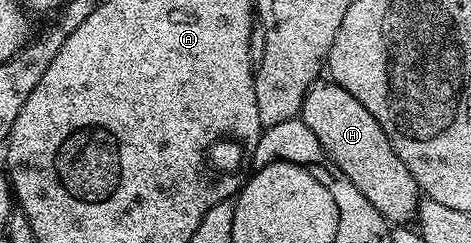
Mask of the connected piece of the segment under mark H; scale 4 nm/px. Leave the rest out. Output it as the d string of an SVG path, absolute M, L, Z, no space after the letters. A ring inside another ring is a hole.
M330 79L312 85L303 100L301 125L387 222L411 223L416 220L421 204L419 186L415 184L409 167L405 167L397 151L393 151L381 123L377 123L377 119L373 119L373 115L349 95L349 91Z

